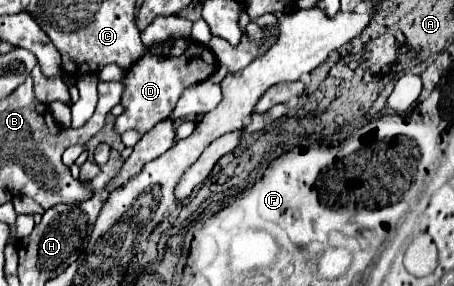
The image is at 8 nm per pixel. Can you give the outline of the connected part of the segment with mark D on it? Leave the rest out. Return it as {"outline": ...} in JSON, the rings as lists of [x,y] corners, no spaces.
{"outline":[[[188,41],[188,47],[178,57],[162,57],[146,53],[142,59],[138,59],[124,77],[124,93],[122,93],[122,107],[124,113],[116,117],[114,131],[118,135],[126,131],[136,131],[140,135],[148,133],[156,123],[168,119],[182,95],[182,91],[198,81],[208,79],[218,67],[216,55],[206,49],[206,45],[198,41]]]}

